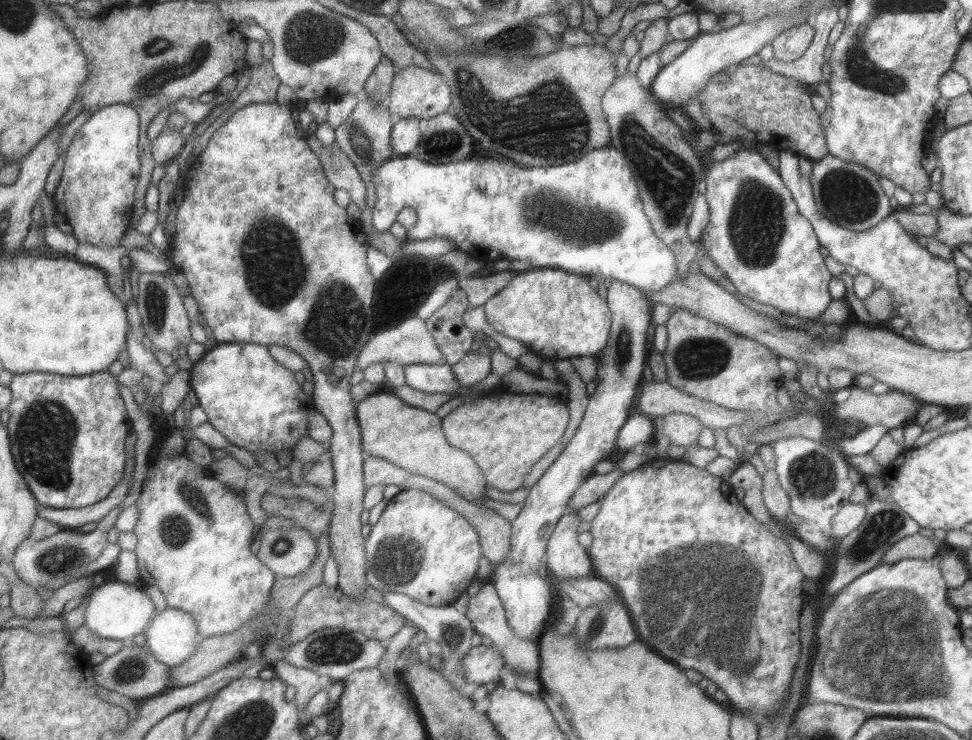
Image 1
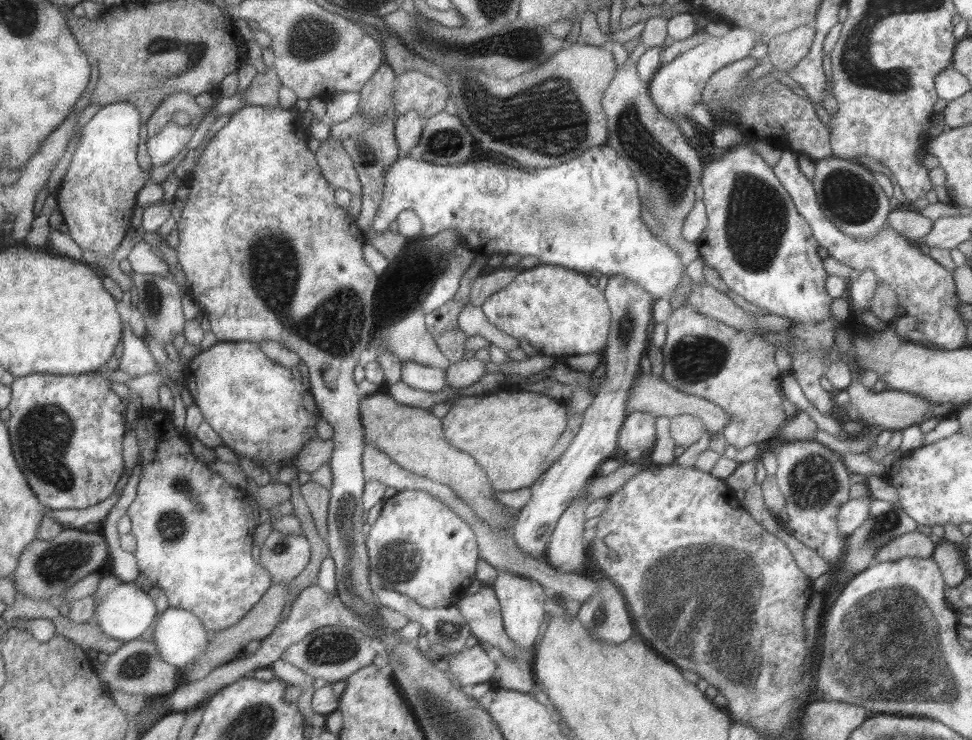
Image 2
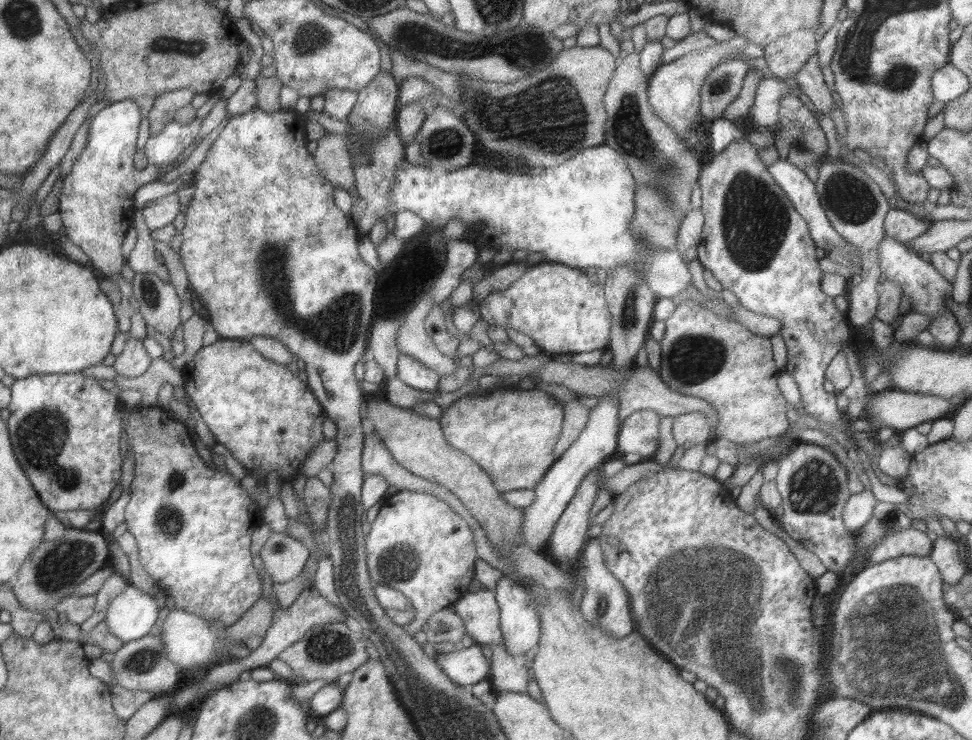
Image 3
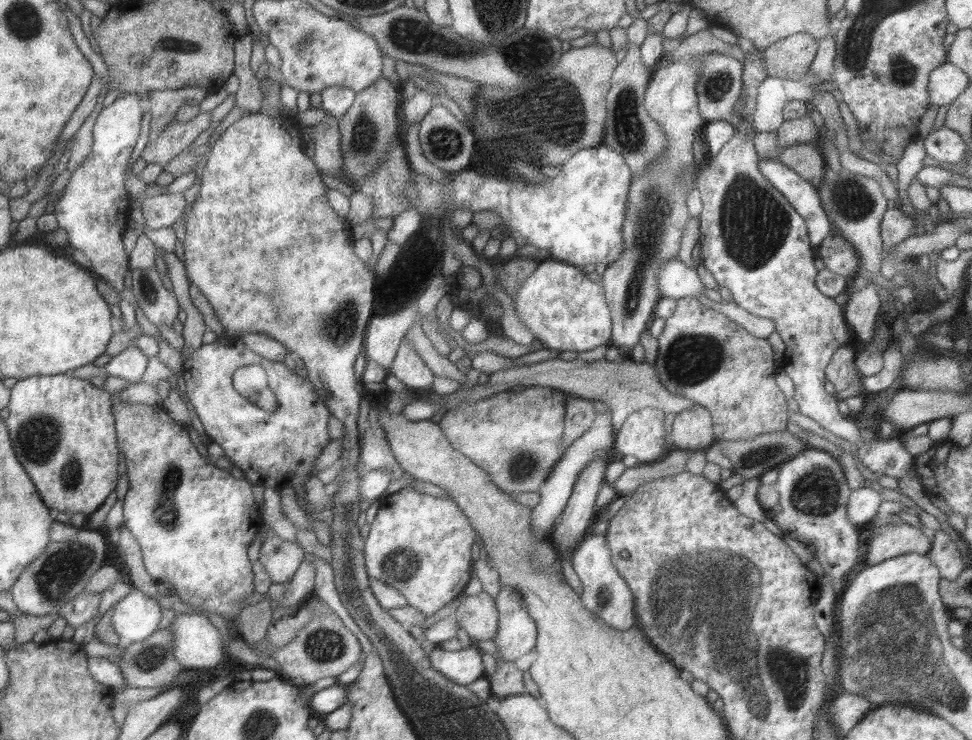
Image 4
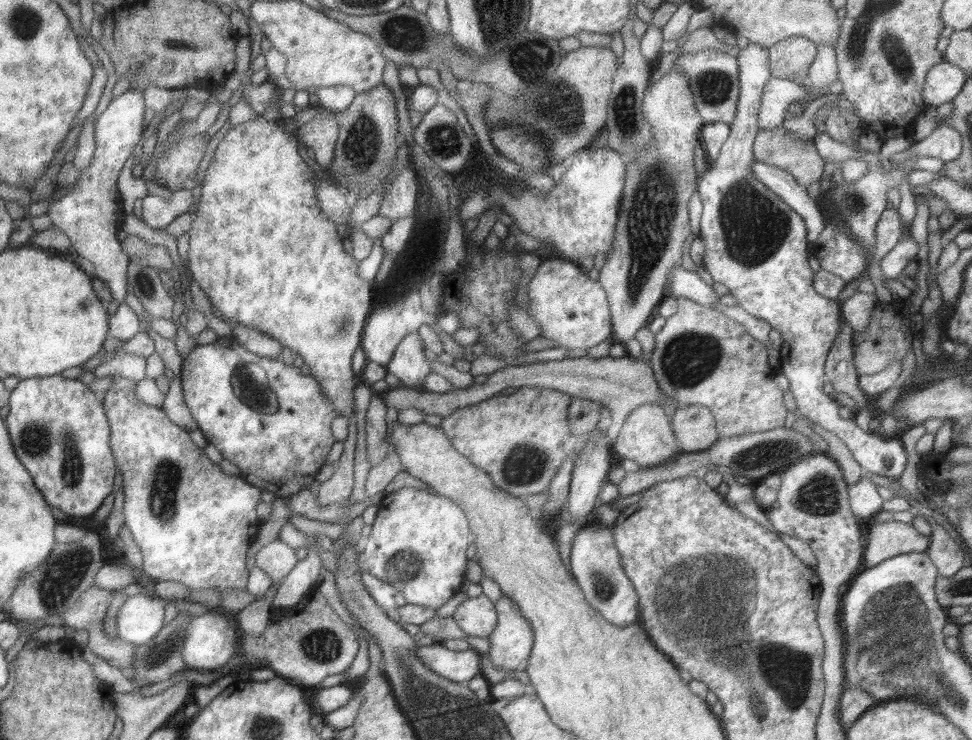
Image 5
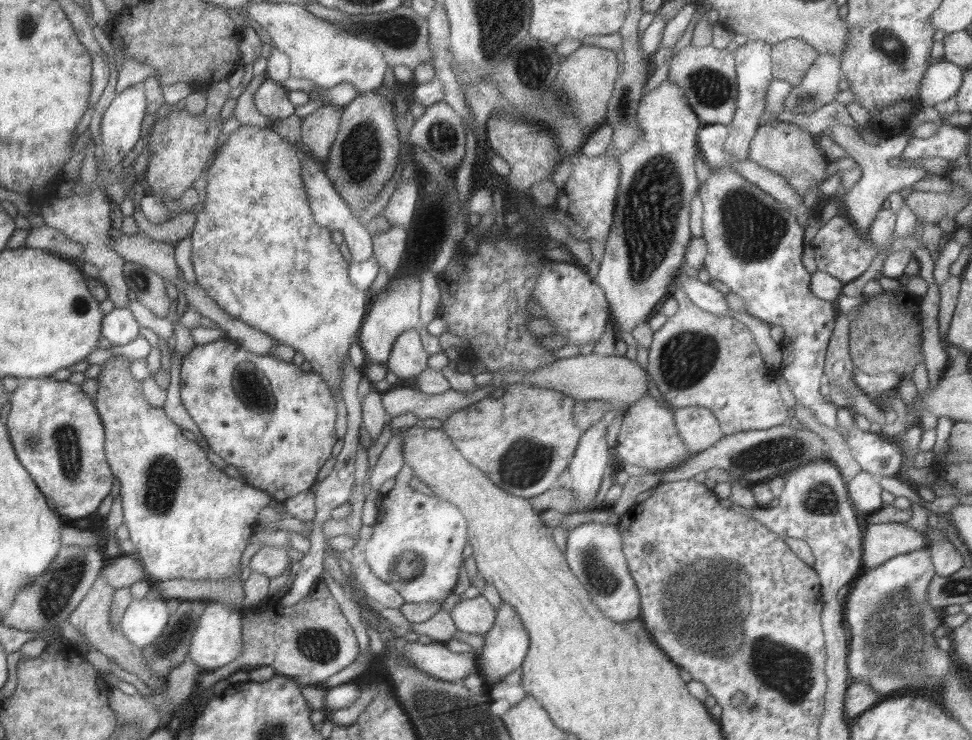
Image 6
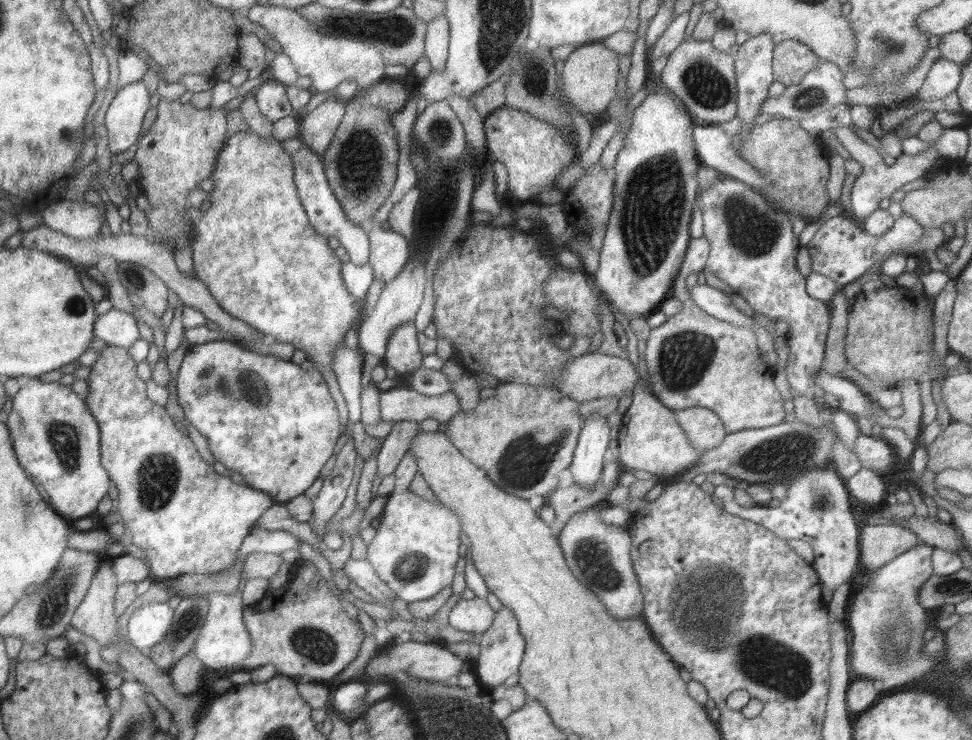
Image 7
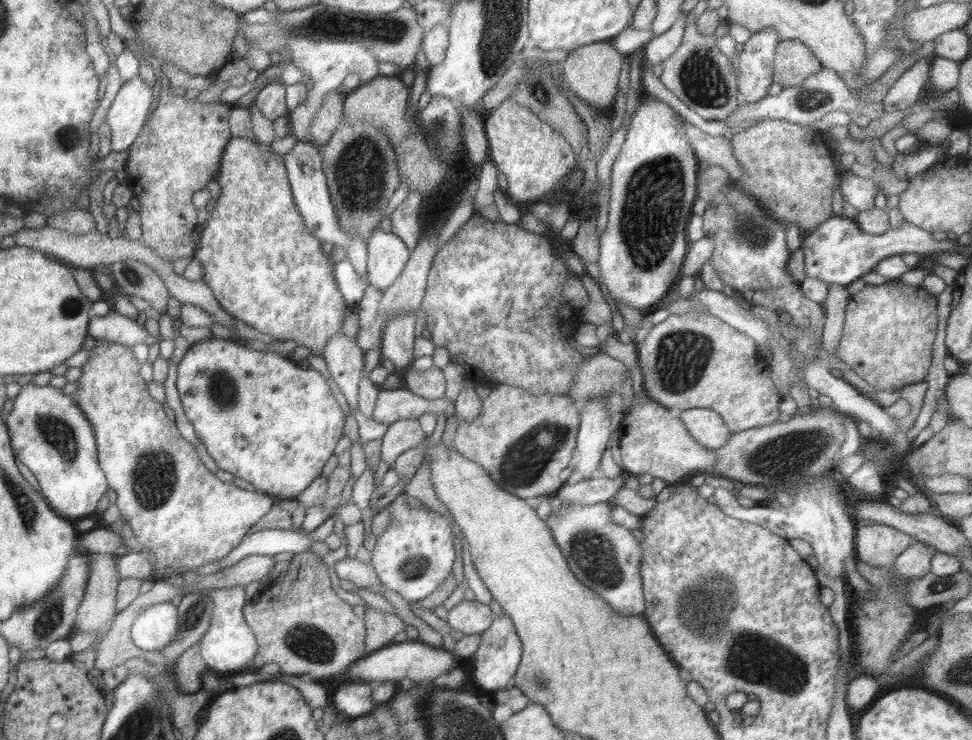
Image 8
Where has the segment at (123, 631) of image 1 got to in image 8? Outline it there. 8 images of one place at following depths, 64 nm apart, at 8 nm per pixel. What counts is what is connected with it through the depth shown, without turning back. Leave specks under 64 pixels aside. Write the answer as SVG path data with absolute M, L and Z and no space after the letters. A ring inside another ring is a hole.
M161 602L142 611L132 623L131 636L134 644L145 651L164 649L174 641L180 630L178 606L171 602Z

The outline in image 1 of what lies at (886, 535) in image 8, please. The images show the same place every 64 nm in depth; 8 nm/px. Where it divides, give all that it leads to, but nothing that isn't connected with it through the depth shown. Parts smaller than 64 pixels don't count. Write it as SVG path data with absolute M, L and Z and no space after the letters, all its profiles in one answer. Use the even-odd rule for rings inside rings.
M920 533L912 534L899 540L888 552L884 552L883 563L891 564L905 559L935 559L939 548L934 541Z

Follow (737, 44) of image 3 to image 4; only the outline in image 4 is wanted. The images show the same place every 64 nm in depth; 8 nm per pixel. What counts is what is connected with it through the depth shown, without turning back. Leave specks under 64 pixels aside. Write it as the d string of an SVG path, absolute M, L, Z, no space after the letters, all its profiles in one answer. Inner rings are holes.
M696 57L684 59L682 61L673 61L670 65L664 65L651 76L648 90L645 93L644 106L648 109L648 115L656 122L660 123L662 131L668 137L668 150L656 158L656 162L648 164L644 174L632 176L632 184L628 190L628 208L624 214L624 228L622 241L624 241L624 250L616 262L607 266L601 276L601 282L608 306L612 317L612 331L610 346L616 346L621 353L621 358L631 358L632 349L635 344L640 342L640 334L648 328L648 322L654 314L654 308L660 300L661 294L658 290L658 280L656 275L662 270L662 263L678 255L680 251L680 241L684 236L684 230L690 220L686 200L692 190L693 182L688 182L690 174L684 174L682 167L692 165L694 158L694 139L698 137L697 132L701 130L706 122L699 111L696 84L700 77L700 67L696 65Z

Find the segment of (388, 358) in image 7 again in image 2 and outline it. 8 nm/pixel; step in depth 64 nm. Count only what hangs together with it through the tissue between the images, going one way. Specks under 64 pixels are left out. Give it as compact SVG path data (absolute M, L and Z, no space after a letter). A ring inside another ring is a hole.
M412 360L401 362L401 380L416 390L438 392L446 388L446 371L427 367Z

